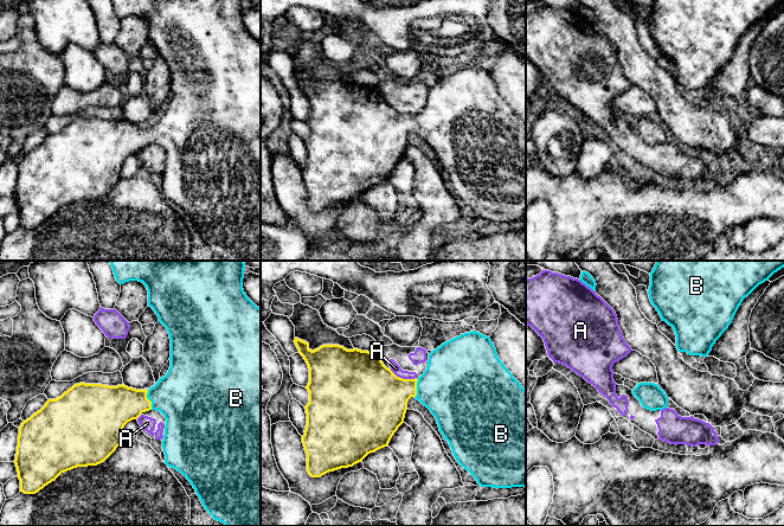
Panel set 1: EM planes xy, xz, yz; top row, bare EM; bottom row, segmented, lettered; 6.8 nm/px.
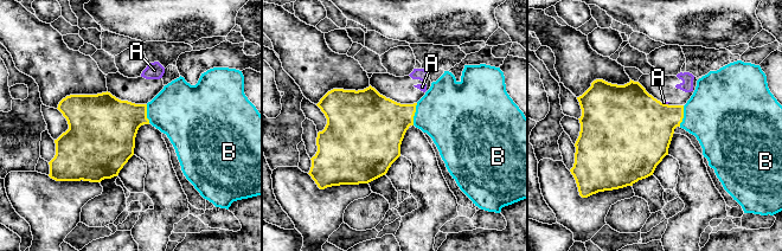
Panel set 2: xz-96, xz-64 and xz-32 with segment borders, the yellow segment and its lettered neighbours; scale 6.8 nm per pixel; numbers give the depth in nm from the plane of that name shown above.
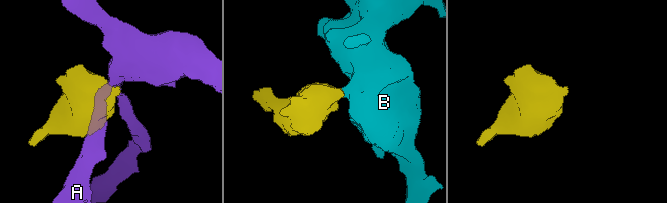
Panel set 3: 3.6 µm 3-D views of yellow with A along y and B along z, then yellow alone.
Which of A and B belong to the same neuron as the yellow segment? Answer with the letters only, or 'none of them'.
B

